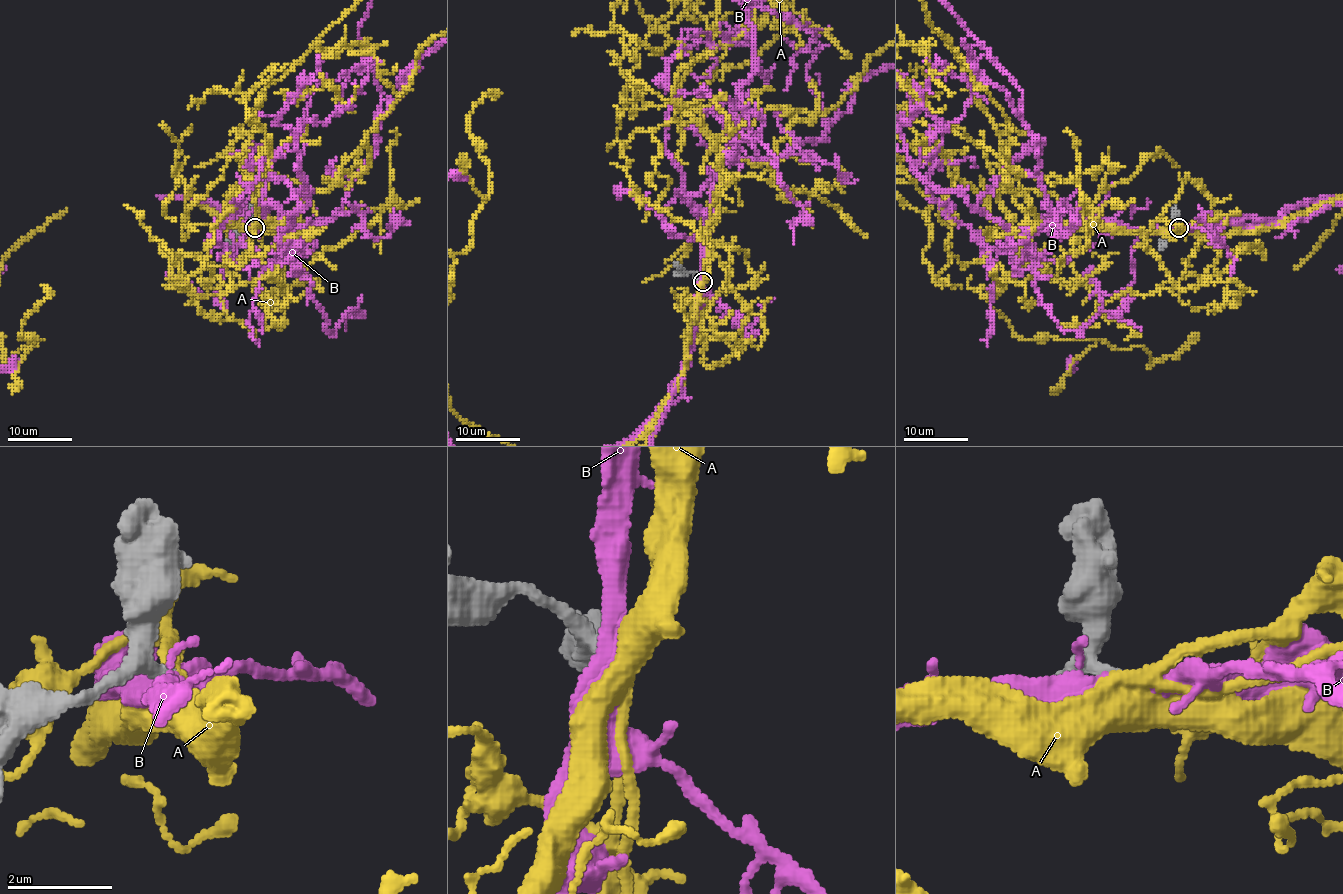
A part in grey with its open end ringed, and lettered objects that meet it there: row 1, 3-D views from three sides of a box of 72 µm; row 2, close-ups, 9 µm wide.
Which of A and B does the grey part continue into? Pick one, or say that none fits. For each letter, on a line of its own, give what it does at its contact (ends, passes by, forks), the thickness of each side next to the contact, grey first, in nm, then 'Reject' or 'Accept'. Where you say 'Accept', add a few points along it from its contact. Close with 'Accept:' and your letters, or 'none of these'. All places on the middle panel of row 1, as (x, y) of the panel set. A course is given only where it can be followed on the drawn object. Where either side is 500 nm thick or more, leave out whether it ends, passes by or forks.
A: It forks there. Thickness 220 nm (grey) against 440 nm. Reject
B: It forks there. Thickness 280 nm (grey) against 360 nm. Reject
Accept: none of these

